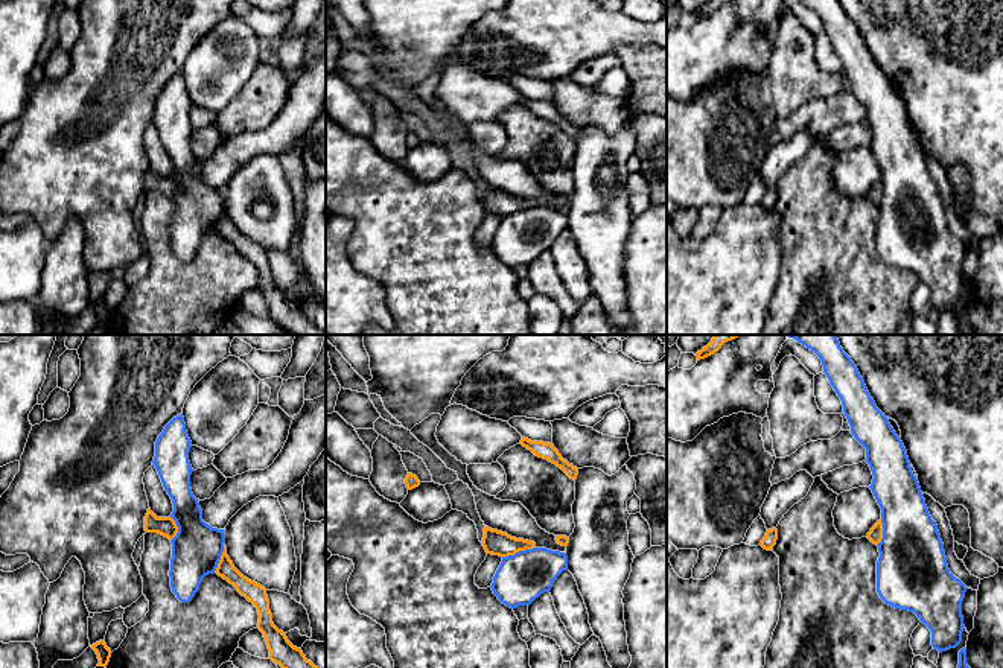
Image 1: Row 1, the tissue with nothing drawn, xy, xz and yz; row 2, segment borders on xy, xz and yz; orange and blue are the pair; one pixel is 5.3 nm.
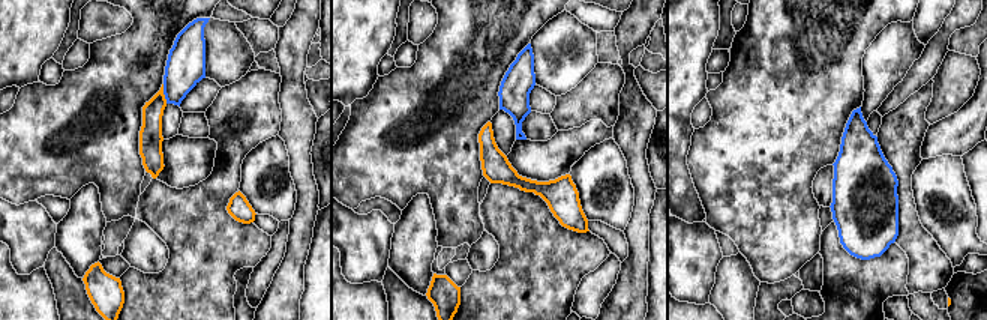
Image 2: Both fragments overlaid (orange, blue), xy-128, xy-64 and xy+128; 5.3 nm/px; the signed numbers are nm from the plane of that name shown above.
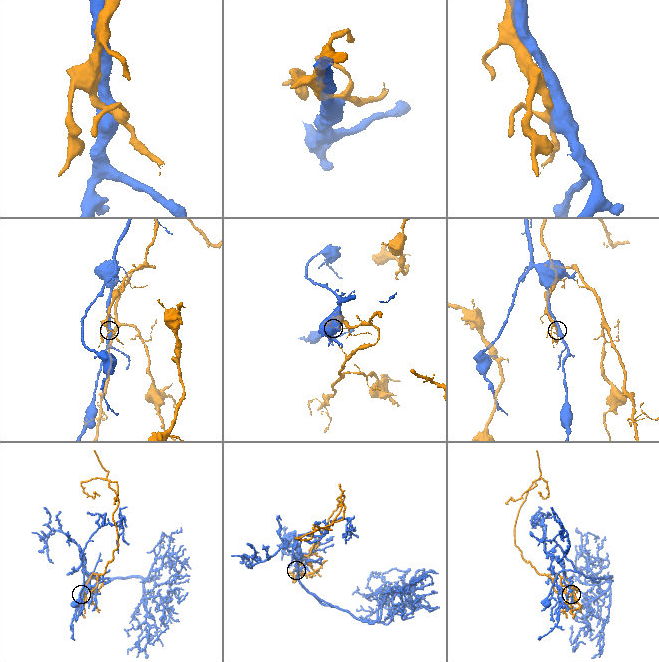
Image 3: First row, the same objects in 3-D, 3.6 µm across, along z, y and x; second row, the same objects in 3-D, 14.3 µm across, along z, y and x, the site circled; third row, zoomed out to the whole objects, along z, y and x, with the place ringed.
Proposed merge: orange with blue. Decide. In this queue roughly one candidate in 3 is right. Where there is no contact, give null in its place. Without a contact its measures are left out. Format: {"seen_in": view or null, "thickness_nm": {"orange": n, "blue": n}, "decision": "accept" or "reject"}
{"seen_in": "xz", "thickness_nm": {"orange": 130, "blue": 260}, "decision": "reject"}

